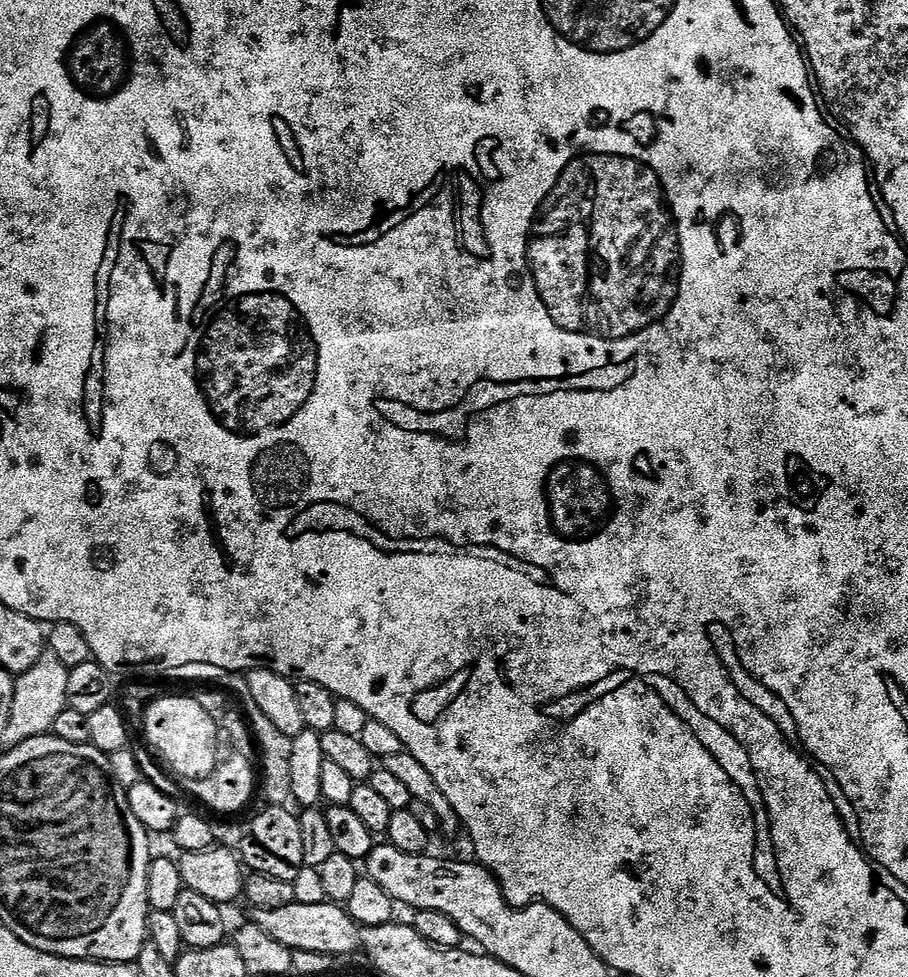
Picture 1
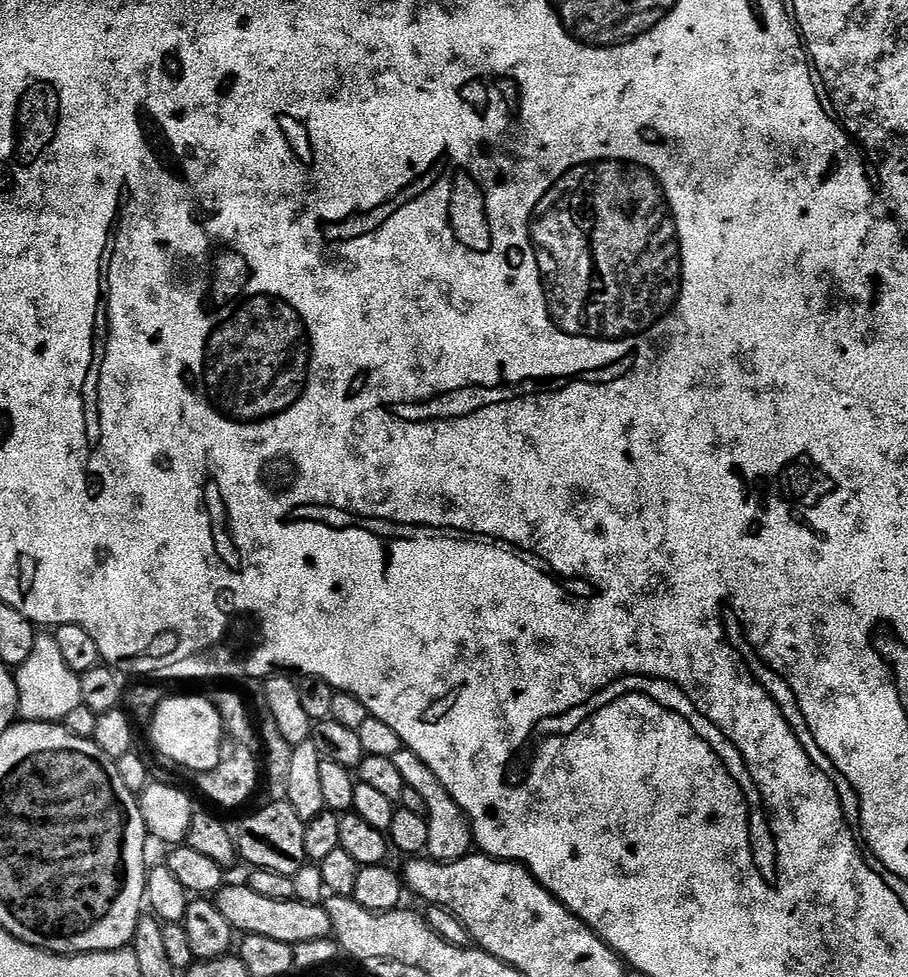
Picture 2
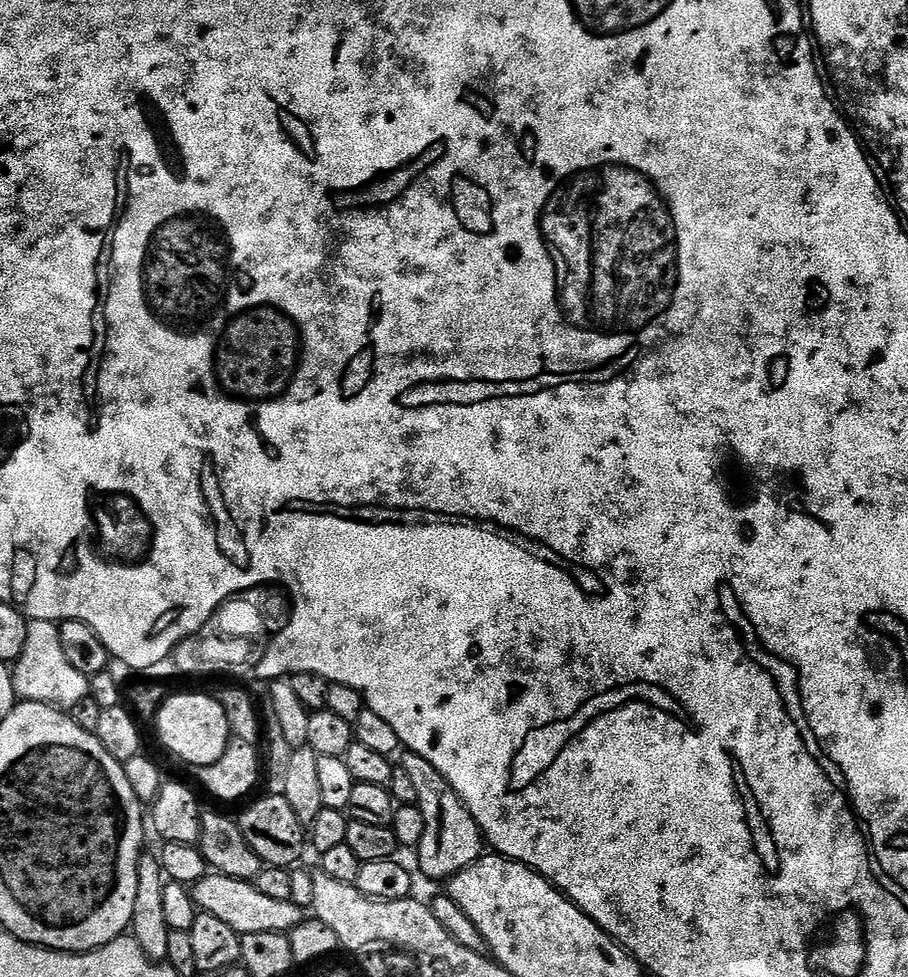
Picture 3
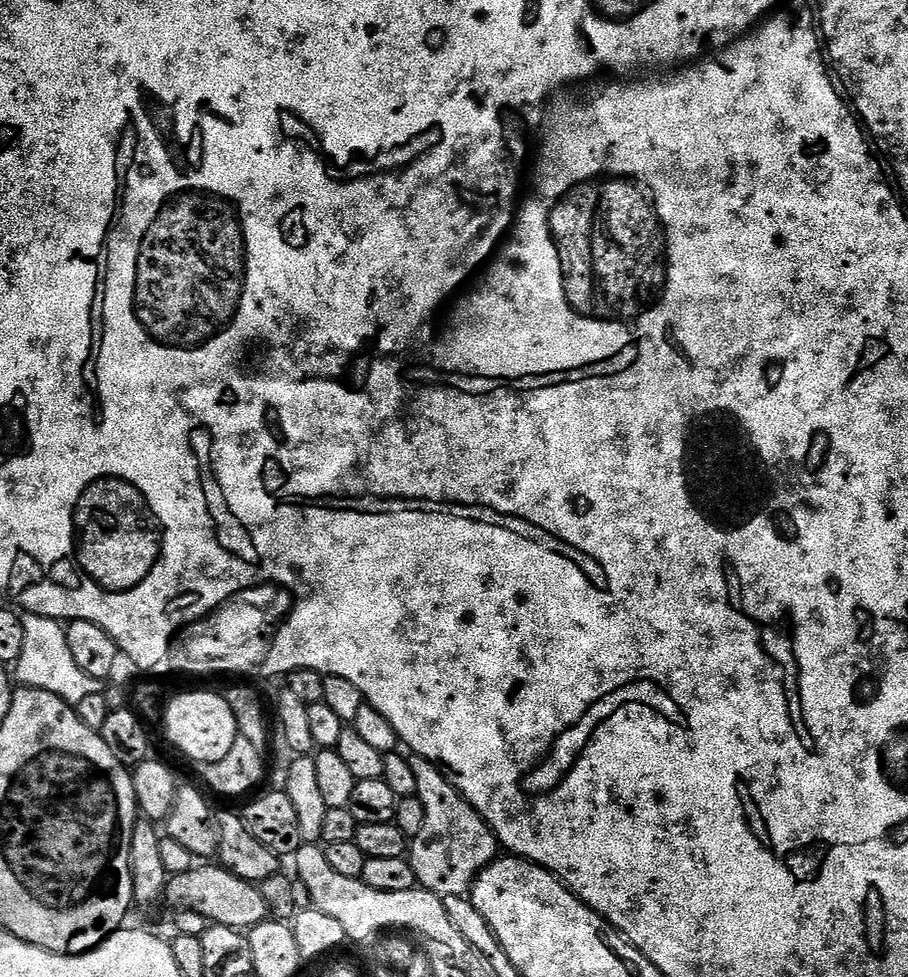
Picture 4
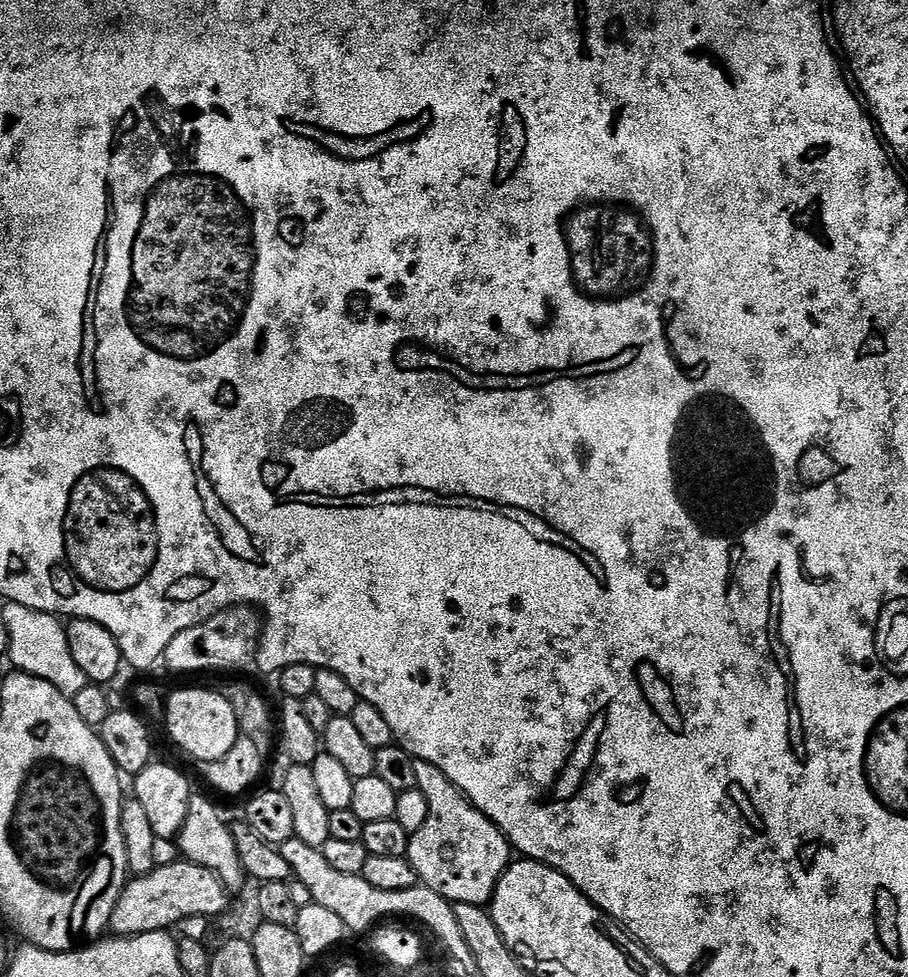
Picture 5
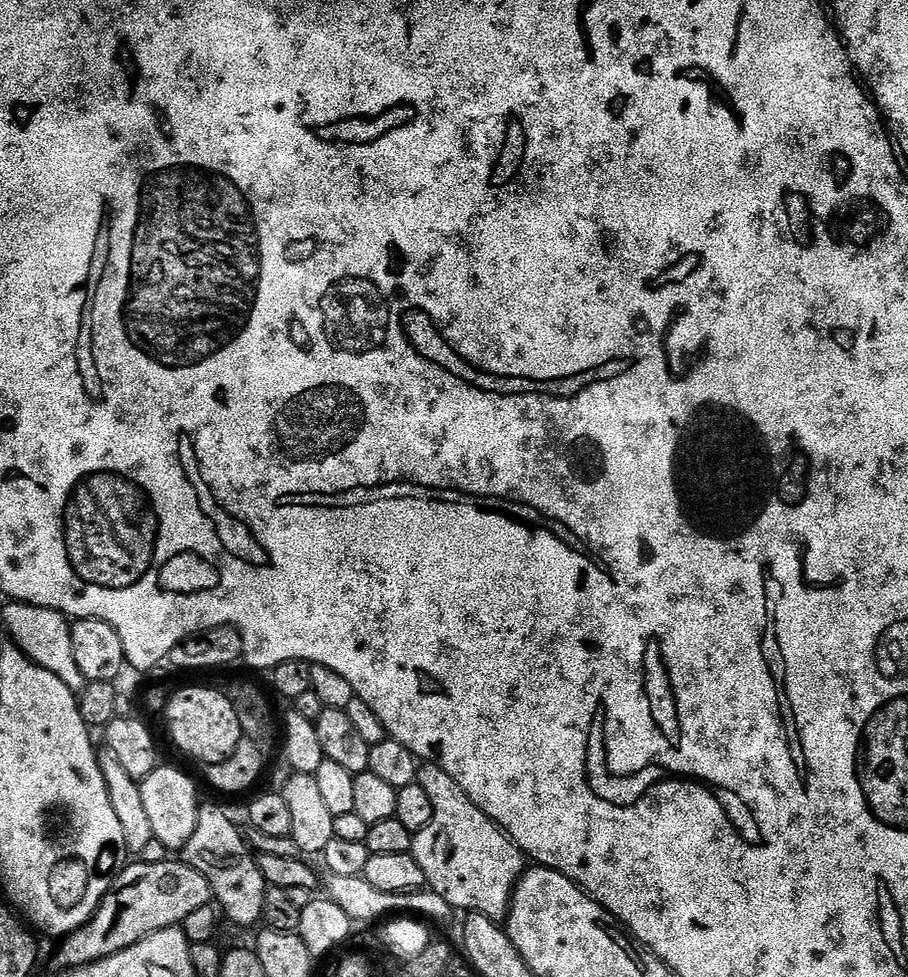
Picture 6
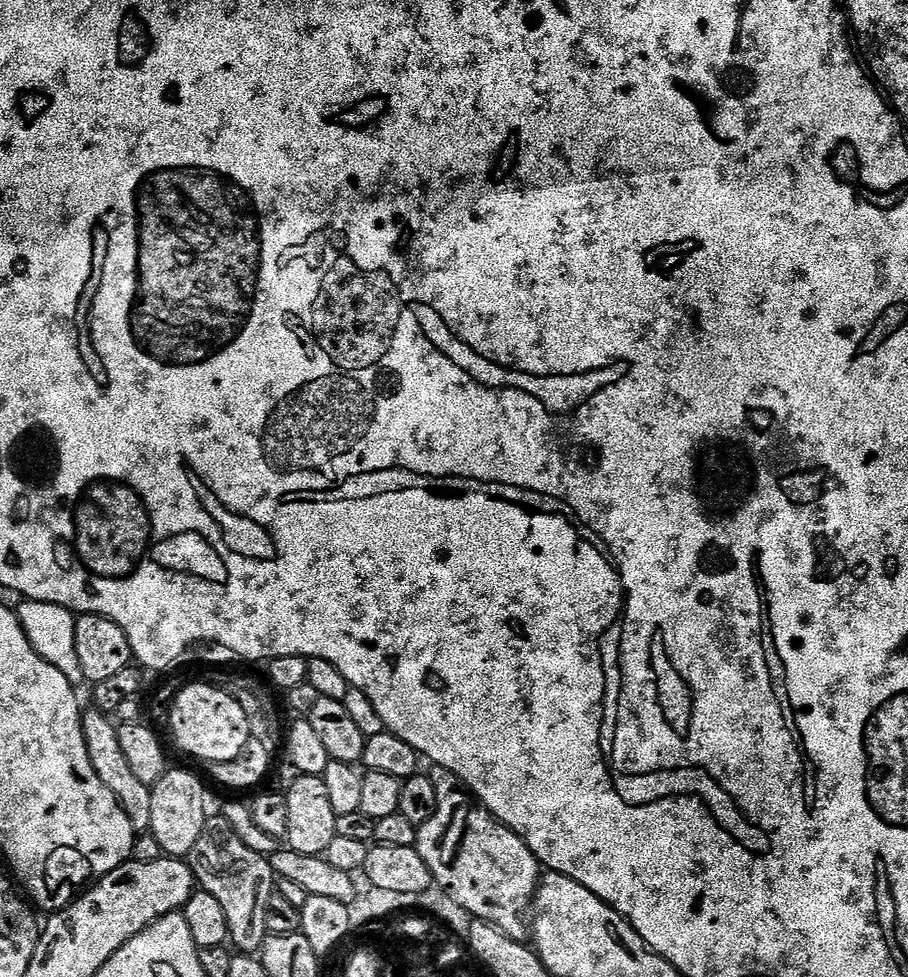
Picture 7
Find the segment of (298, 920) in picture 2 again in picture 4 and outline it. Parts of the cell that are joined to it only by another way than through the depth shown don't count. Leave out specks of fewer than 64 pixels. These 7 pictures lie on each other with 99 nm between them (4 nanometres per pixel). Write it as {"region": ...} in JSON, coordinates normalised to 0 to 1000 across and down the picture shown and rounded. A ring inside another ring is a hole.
{"region":[[[229,882],[226,888],[213,886],[205,895],[188,898],[181,911],[181,921],[189,931],[214,931],[233,946],[272,952],[296,941],[293,923],[285,908],[272,905],[267,899],[253,895],[249,889]]]}

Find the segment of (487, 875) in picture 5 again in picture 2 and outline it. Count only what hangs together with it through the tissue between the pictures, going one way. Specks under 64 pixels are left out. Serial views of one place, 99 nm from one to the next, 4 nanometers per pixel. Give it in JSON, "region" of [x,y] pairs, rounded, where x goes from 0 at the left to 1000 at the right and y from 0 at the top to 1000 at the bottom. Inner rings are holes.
{"region":[[[442,765],[441,770],[432,774],[432,779],[434,785],[442,790],[446,803],[460,809],[465,821],[469,821],[469,834],[474,850],[470,875],[475,879],[486,882],[507,880],[510,876],[517,875],[522,868],[520,840],[515,838],[514,833],[504,825],[504,821],[491,809],[491,805],[487,805],[487,800],[477,792],[474,784],[469,784],[469,780],[465,780],[465,776],[460,776],[460,772],[456,772],[446,765]]]}

